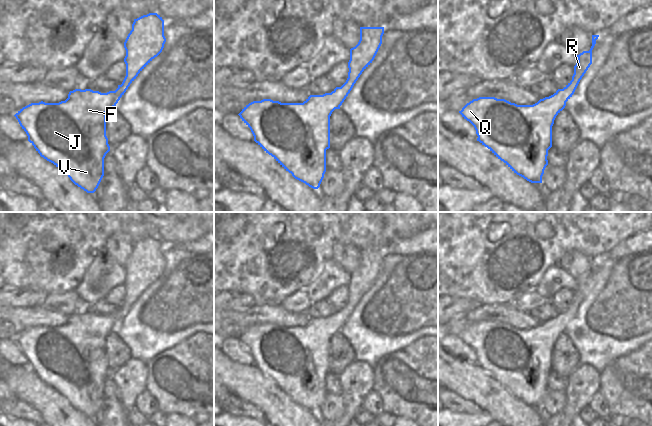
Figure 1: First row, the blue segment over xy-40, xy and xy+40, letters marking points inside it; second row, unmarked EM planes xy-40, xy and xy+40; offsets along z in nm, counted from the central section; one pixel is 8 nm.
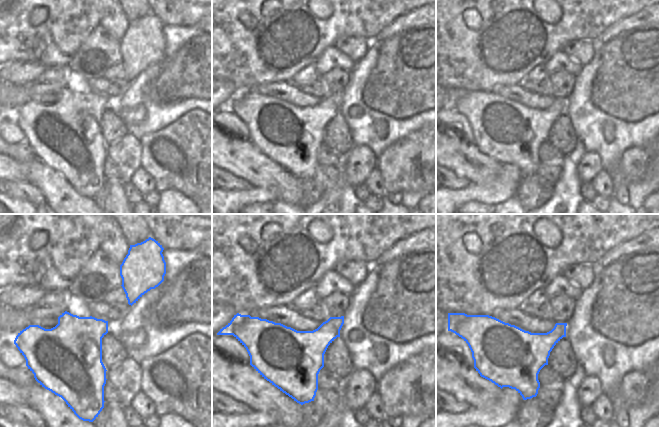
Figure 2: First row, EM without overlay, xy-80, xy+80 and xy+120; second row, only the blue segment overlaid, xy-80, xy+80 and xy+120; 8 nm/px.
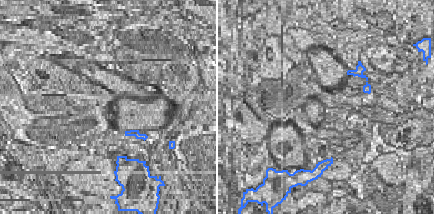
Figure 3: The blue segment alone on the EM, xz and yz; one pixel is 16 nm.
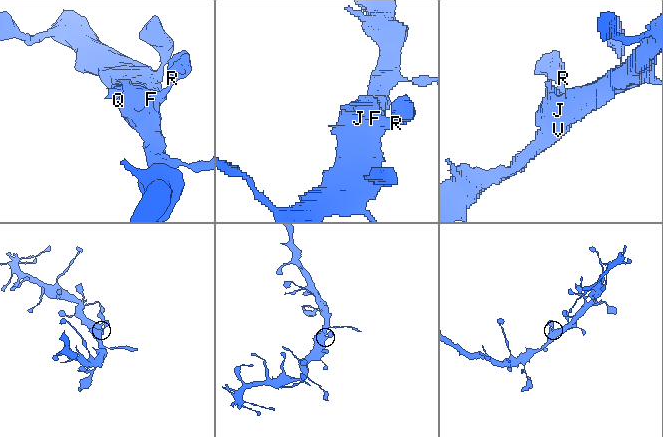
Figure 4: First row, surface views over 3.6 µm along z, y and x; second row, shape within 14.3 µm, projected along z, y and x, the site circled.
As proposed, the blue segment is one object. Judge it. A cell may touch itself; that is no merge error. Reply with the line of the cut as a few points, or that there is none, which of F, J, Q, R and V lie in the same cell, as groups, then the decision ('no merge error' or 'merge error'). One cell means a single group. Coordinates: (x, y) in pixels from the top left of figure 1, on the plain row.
no cut | F J Q R V | no merge error

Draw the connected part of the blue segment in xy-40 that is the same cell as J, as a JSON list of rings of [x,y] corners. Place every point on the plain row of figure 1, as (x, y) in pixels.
[[[149,237],[134,243],[124,272],[126,300],[115,315],[101,317],[91,313],[75,313],[68,322],[59,327],[31,327],[20,333],[14,340],[41,381],[53,387],[70,404],[86,415],[94,417],[104,400],[104,382],[110,375],[106,360],[106,336],[116,331],[130,308],[138,298],[163,274],[164,244],[157,237]]]

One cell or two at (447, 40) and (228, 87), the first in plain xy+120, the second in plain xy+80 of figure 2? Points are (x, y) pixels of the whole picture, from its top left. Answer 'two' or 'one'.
two

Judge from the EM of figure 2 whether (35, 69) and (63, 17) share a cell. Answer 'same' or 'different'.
different

